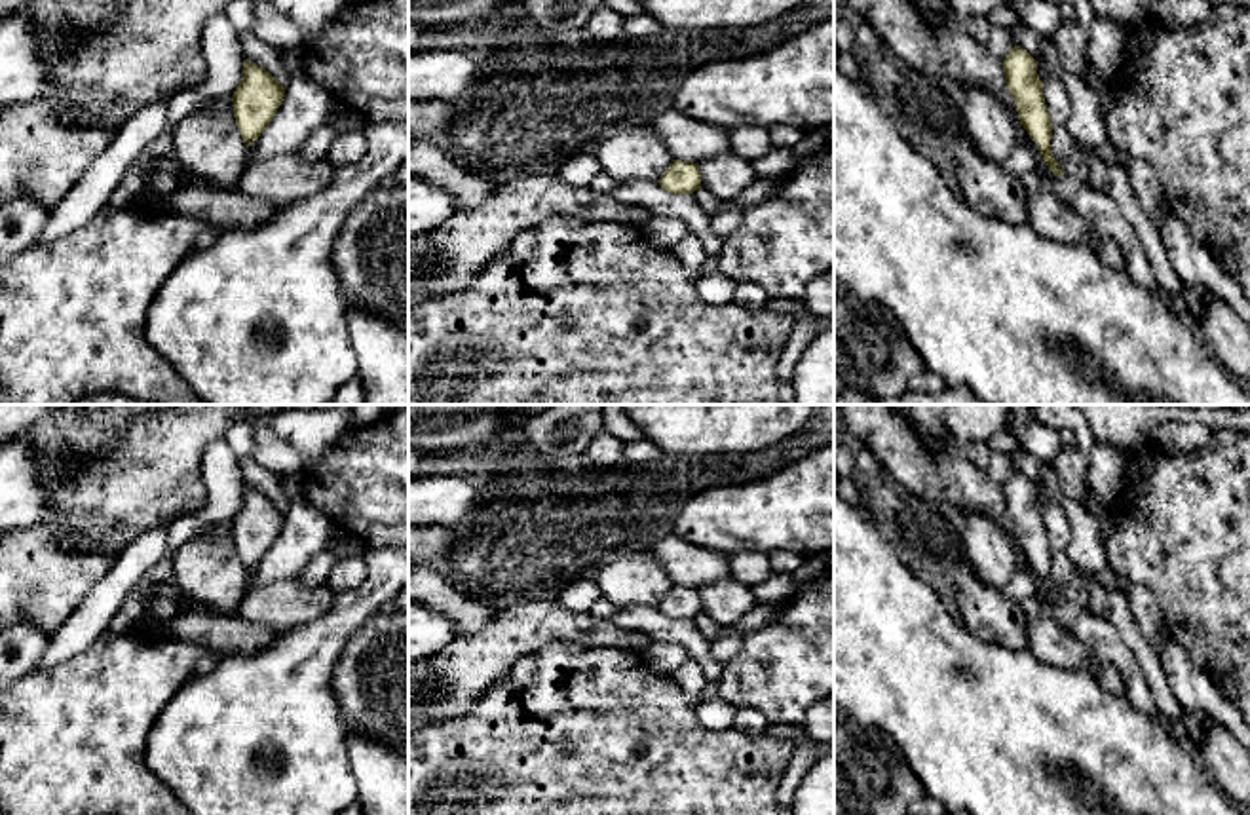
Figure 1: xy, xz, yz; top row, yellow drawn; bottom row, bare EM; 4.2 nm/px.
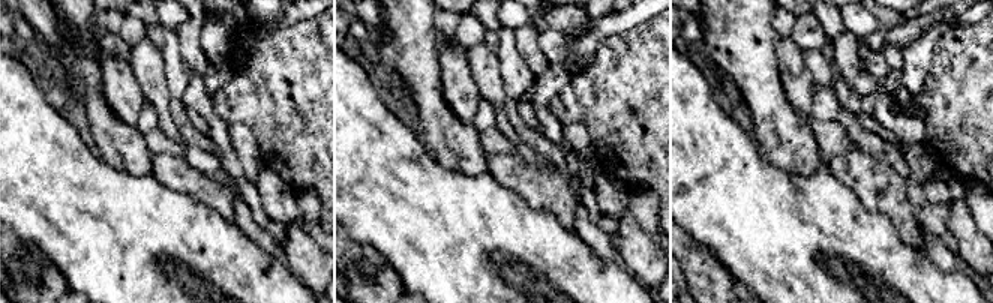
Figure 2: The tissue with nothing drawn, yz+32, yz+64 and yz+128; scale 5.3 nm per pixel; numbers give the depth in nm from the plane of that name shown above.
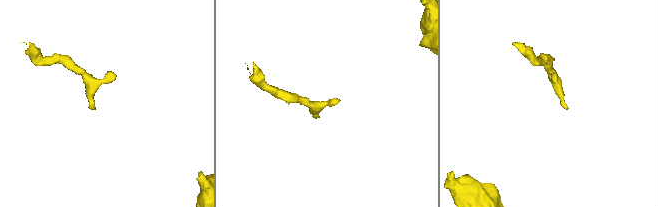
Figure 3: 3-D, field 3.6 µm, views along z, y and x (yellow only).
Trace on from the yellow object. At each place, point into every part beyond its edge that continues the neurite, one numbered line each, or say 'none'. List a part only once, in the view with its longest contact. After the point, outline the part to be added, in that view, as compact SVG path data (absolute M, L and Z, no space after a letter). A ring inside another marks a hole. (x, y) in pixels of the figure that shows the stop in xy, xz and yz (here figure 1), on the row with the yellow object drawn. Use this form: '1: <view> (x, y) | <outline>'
none

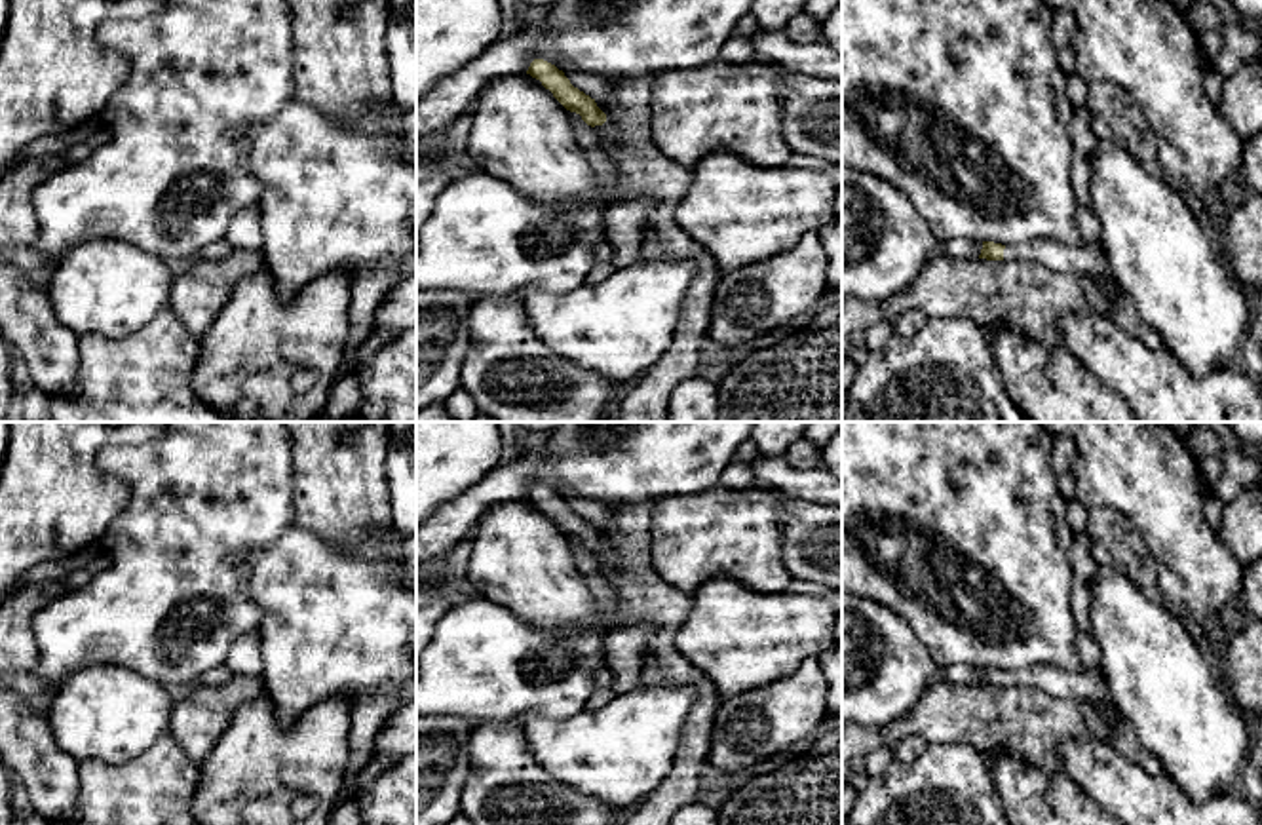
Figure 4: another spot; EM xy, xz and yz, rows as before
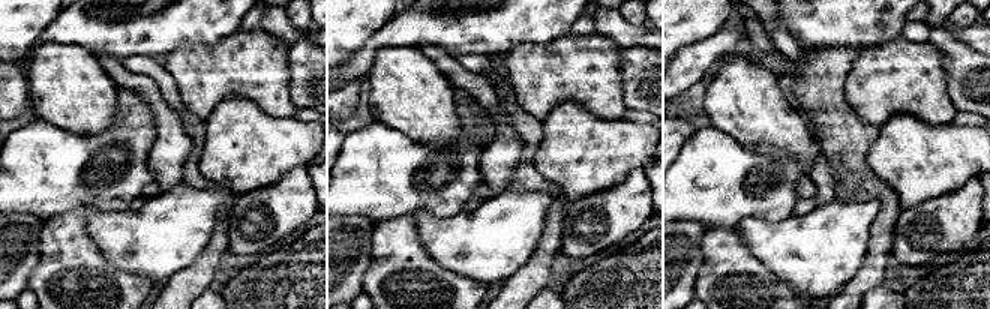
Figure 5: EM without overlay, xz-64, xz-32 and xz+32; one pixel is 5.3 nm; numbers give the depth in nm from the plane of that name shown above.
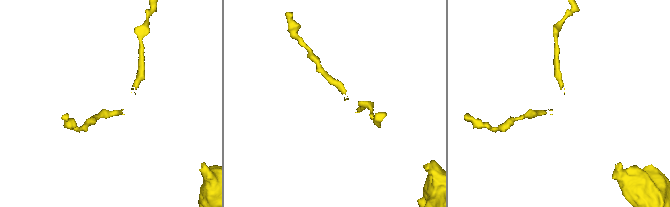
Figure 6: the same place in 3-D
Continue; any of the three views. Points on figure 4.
1: yz (1084, 259) | M1036 240L1024 245L1005 245L1004 260L1036 260L1059 274L1112 278L1102 251L1085 241L1066 245L1057 240Z

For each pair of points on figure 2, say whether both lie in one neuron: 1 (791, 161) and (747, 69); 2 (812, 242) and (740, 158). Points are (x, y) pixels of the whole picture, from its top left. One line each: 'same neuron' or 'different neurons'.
1: same neuron
2: same neuron

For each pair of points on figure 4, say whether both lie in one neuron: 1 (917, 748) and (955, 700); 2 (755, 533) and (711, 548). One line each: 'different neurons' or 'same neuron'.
1: different neurons
2: same neuron

